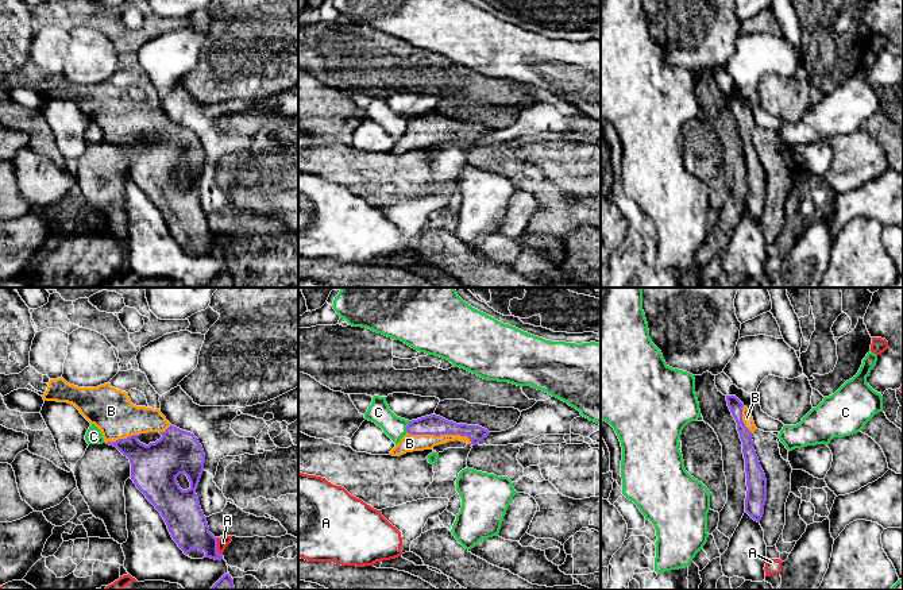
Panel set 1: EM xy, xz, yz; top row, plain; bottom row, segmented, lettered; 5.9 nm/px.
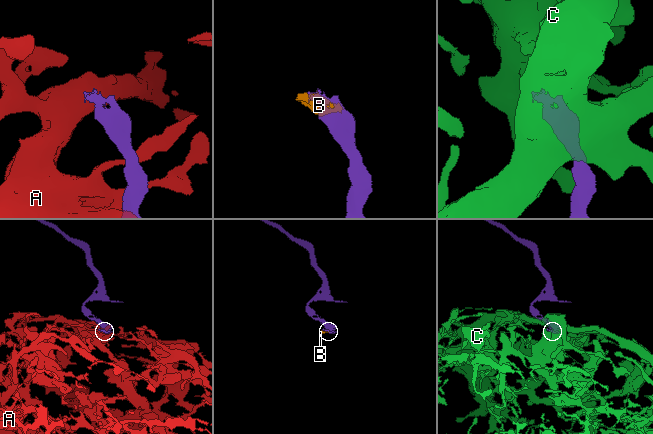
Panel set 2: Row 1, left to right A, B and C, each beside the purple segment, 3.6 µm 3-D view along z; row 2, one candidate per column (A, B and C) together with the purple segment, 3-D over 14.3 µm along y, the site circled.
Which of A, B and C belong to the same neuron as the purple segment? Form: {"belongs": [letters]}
{"belongs": ["B"]}

